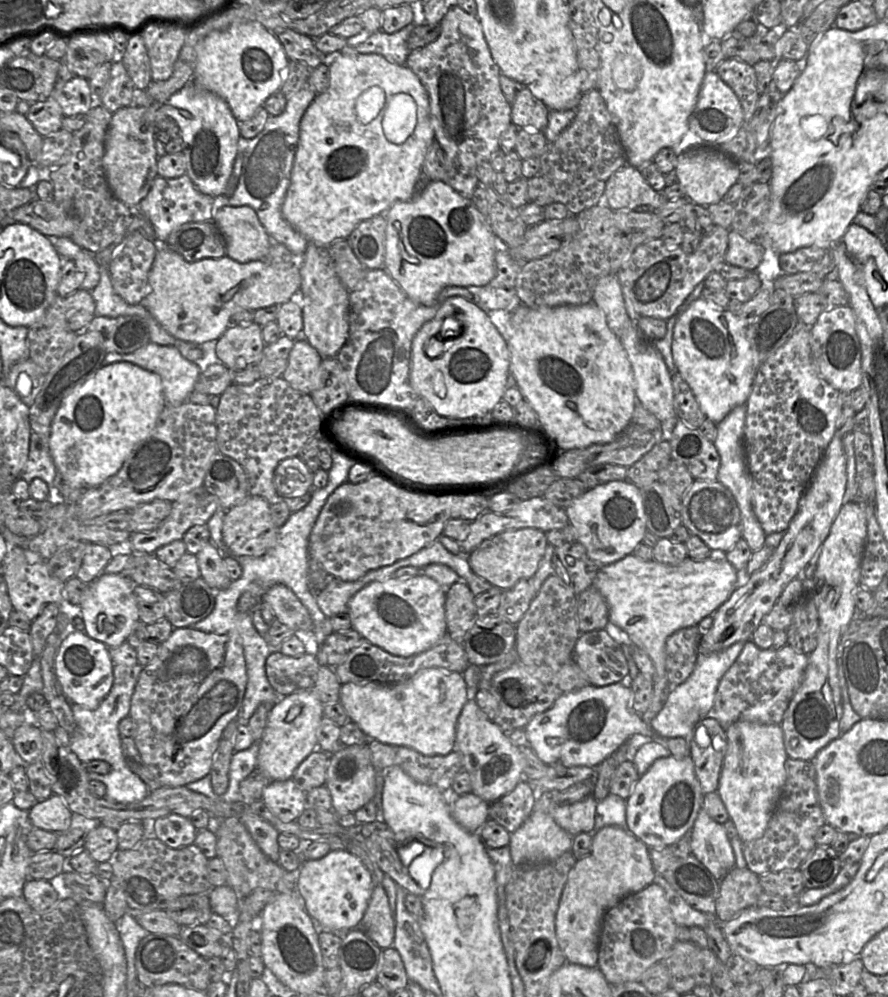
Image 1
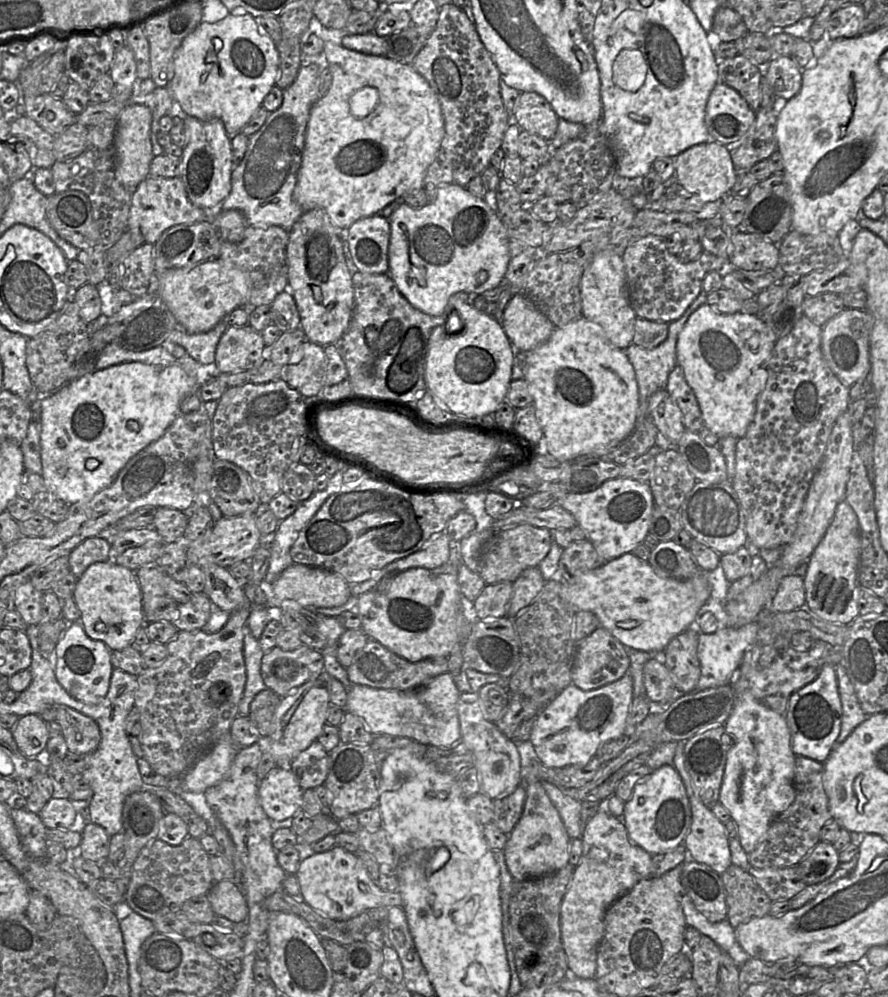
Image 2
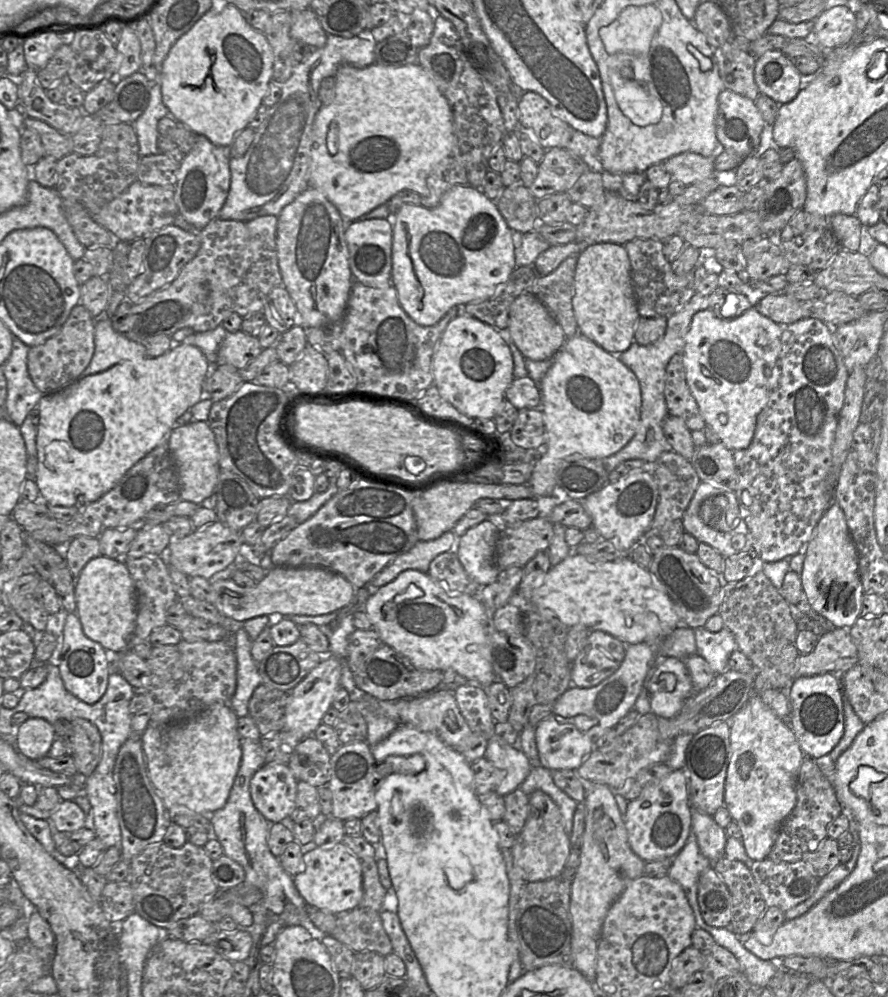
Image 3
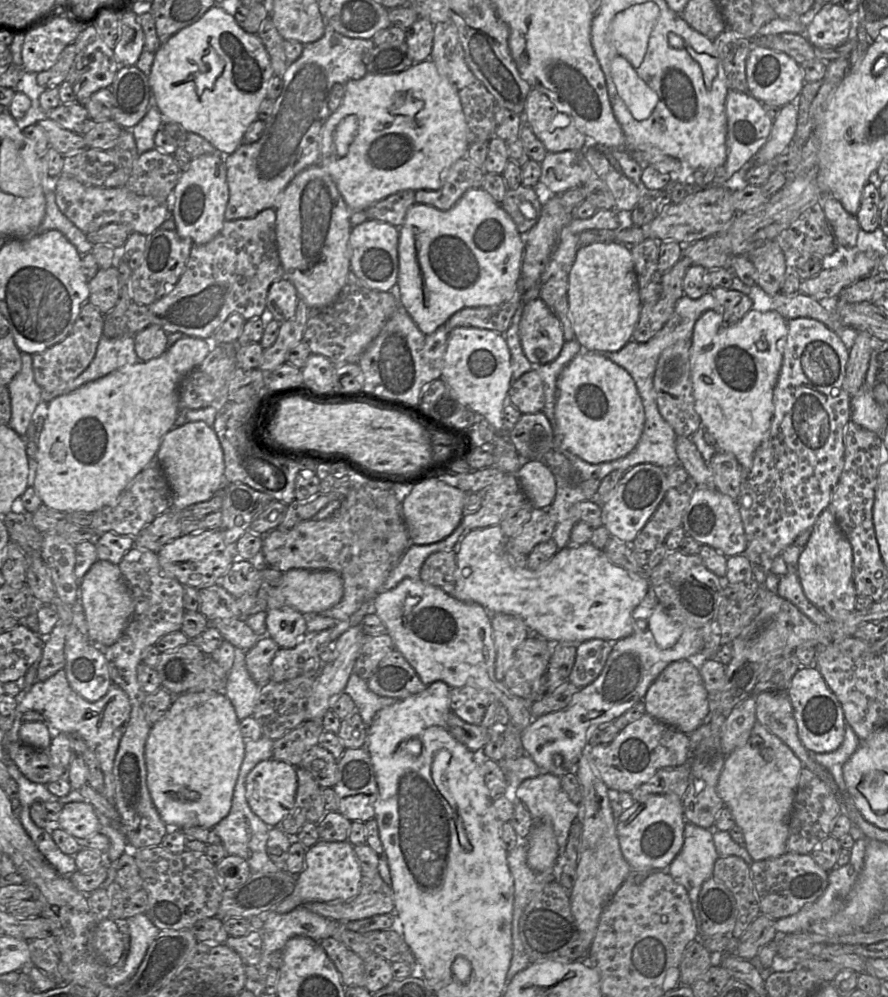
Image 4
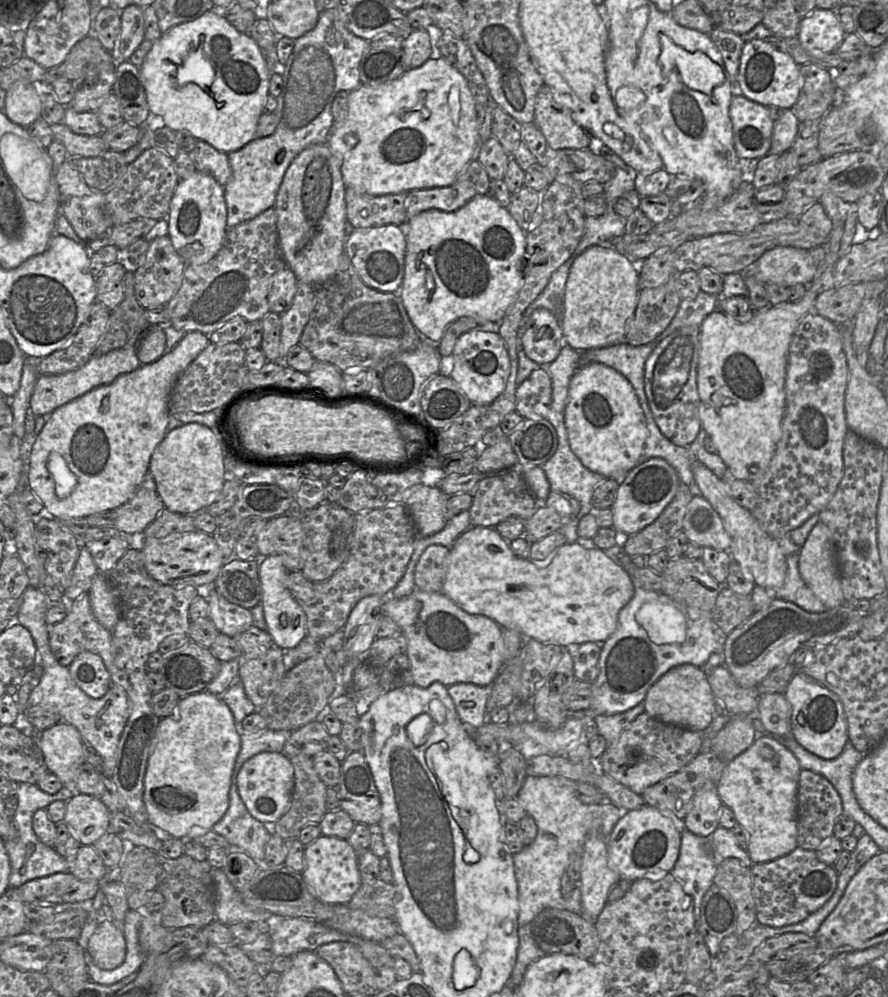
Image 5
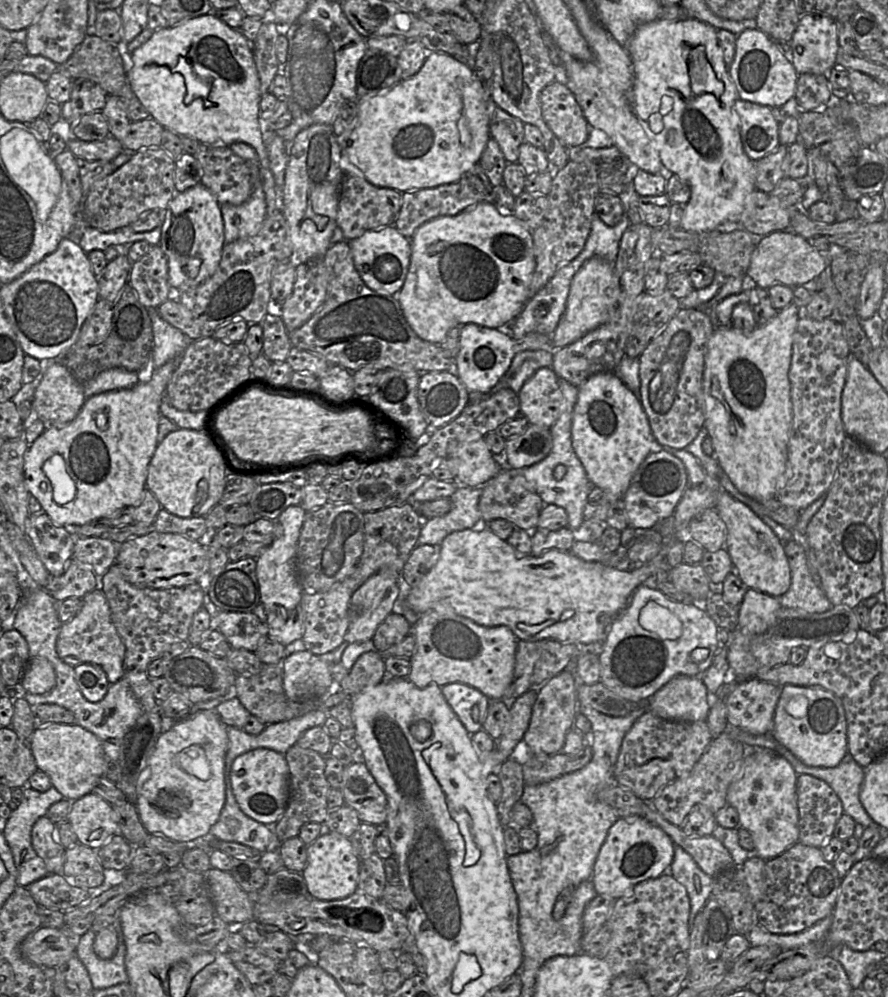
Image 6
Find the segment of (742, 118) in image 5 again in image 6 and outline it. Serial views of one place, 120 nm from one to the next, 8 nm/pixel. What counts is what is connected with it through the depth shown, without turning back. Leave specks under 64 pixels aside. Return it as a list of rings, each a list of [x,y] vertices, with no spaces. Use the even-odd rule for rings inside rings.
[[[739,98],[734,106],[740,119],[743,148],[752,161],[763,158],[780,145],[780,124],[770,107]]]

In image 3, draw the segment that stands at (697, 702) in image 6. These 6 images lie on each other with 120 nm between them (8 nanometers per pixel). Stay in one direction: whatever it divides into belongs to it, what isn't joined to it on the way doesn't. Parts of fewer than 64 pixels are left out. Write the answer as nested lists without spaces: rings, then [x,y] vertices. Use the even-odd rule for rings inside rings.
[[[676,657],[662,658],[652,665],[653,675],[647,691],[651,712],[657,717],[672,718],[682,709],[685,701],[694,694],[693,684],[684,660]]]

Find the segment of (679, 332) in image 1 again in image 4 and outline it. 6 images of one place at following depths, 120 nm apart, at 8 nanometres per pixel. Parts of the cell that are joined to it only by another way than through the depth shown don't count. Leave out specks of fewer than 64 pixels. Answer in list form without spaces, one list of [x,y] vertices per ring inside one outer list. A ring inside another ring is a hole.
[[[711,309],[702,313],[702,315],[695,322],[693,328],[690,346],[690,373],[695,411],[700,416],[702,427],[705,428],[705,430],[708,430],[715,437],[717,441],[716,449],[733,454],[738,463],[744,469],[749,469],[752,466],[754,454],[762,441],[767,437],[770,430],[774,414],[773,391],[781,370],[783,351],[787,335],[788,321],[775,310],[760,312],[754,309],[750,309],[738,322],[734,324],[726,324],[723,316],[715,310]]]

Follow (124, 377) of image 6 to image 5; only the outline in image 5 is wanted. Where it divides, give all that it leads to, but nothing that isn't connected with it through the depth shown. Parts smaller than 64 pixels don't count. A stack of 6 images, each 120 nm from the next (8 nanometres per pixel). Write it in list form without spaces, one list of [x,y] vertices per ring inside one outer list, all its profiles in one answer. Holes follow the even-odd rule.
[[[125,347],[103,355],[93,355],[85,365],[70,372],[57,375],[39,375],[30,400],[30,412],[34,416],[48,416],[56,408],[99,386],[109,384],[118,376],[133,372],[140,366],[136,347]]]

